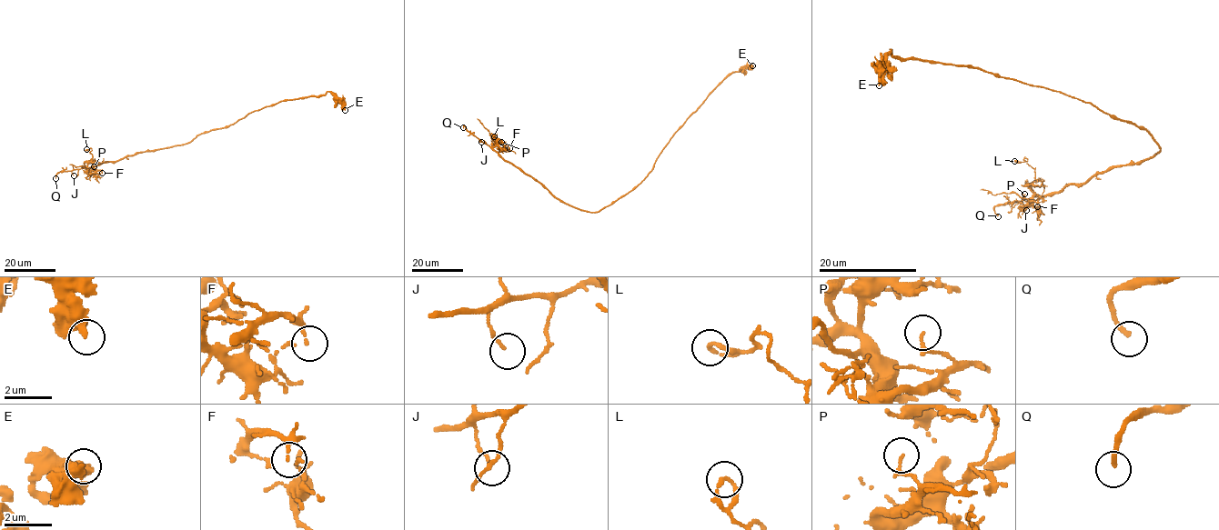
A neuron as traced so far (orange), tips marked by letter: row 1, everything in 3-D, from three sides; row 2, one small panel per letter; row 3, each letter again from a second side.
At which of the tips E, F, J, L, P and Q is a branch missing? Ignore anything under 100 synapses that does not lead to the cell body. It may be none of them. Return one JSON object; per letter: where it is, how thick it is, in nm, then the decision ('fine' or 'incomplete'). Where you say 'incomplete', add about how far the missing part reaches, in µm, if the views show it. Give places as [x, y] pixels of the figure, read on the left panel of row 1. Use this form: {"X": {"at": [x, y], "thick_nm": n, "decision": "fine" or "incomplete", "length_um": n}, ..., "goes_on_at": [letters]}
{"E": {"at": [345, 110], "thick_nm": 380, "decision": "fine"}, "F": {"at": [102, 173], "thick_nm": 70, "decision": "fine"}, "J": {"at": [74, 175], "thick_nm": 100, "decision": "fine"}, "L": {"at": [86, 149], "thick_nm": 190, "decision": "fine"}, "P": {"at": [94, 166], "thick_nm": 170, "decision": "fine"}, "Q": {"at": [55, 178], "thick_nm": 180, "decision": "incomplete", "length_um": 20}, "goes_on_at": ["Q"]}

